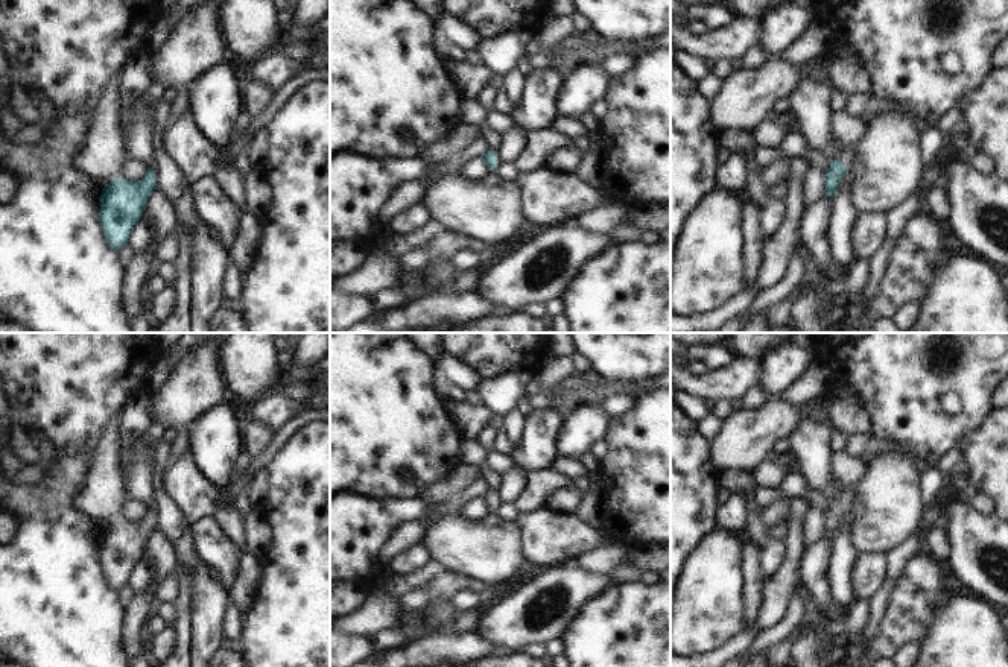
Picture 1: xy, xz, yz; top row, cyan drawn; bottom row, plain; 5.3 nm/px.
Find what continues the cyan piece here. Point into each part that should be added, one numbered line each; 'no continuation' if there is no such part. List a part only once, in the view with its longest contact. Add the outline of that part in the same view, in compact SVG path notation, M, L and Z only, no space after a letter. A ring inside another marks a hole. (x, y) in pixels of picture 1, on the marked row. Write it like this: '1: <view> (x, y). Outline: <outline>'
1: yz (849, 131). Outline: M839 109L830 117L833 137L839 141L842 150L835 156L847 169L847 173L839 179L838 187L851 175L854 166L856 147L864 138L868 123L861 117L851 117L844 109Z

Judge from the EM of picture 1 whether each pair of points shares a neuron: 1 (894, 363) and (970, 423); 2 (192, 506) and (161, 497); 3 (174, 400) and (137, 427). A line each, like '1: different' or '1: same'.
1: same
2: different
3: different

